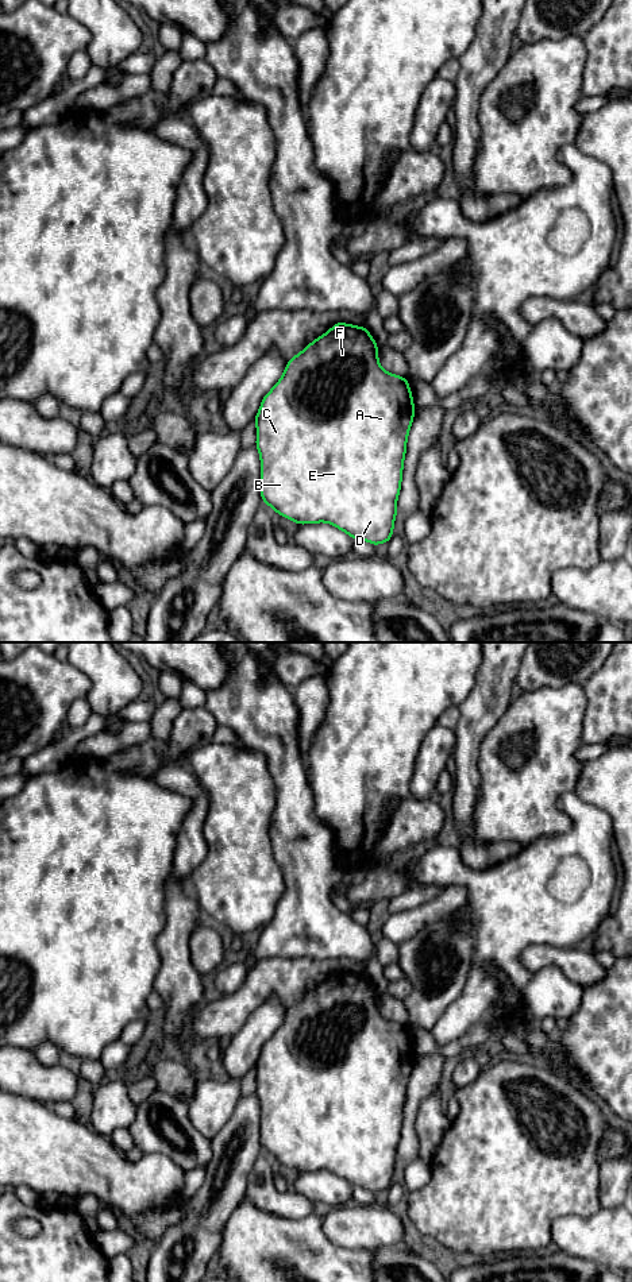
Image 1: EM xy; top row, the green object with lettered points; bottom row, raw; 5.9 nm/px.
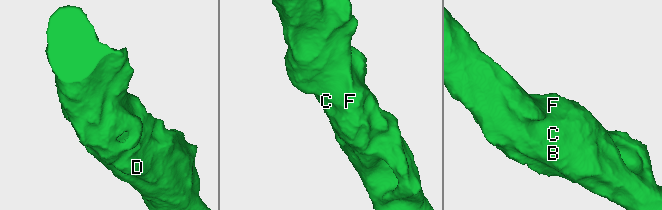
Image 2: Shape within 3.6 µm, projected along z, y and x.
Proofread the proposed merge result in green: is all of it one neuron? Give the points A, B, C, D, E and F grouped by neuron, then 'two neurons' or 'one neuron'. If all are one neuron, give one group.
A B C D E F; one neuron

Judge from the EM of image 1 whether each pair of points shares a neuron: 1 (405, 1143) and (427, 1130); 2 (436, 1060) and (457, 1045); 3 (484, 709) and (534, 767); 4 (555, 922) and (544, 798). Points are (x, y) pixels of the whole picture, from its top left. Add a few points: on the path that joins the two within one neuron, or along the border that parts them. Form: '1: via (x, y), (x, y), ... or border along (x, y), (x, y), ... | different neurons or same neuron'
1: border along (420, 1104), (415, 1123), (419, 1139), (419, 1157) | different neurons
2: border along (443, 1055), (430, 1053), (416, 1058) | different neurons
3: border along (513, 695), (505, 713), (486, 734), (478, 749) | different neurons
4: border along (571, 818), (565, 833), (542, 835), (520, 849) | different neurons

